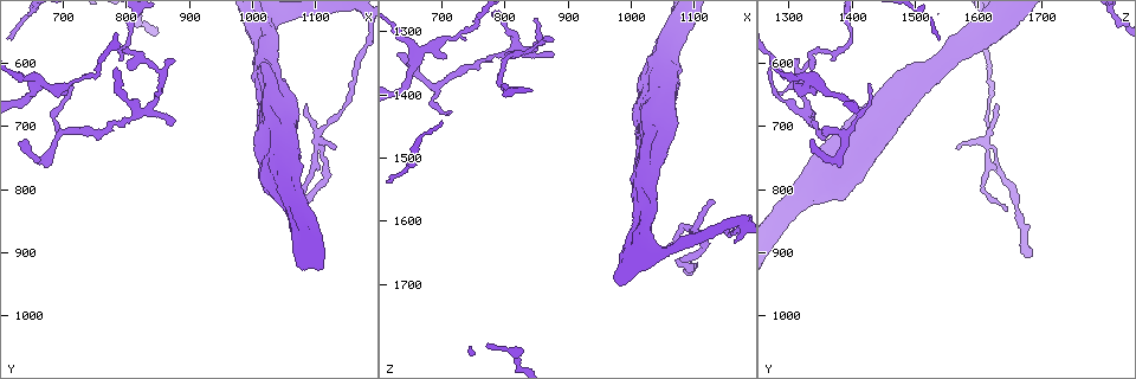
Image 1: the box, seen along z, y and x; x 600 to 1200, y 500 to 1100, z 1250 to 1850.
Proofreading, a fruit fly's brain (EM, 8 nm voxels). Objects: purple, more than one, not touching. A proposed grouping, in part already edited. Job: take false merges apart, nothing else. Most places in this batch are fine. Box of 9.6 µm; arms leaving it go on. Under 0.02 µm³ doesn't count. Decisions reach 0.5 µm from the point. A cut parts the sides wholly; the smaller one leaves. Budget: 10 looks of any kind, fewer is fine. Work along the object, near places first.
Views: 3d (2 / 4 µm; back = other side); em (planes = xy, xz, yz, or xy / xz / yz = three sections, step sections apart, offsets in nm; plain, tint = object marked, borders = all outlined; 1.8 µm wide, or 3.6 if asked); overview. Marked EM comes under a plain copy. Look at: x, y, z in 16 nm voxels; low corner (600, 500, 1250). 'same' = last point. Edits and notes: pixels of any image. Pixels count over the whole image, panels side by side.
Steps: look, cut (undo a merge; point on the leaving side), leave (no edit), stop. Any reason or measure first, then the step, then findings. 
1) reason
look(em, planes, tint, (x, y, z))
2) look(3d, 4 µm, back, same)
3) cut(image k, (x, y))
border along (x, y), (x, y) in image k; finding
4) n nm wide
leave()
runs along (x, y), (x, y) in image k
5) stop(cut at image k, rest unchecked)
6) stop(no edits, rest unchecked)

thick turns thin
look(3d, 4 µm, (665, 625, 1335))

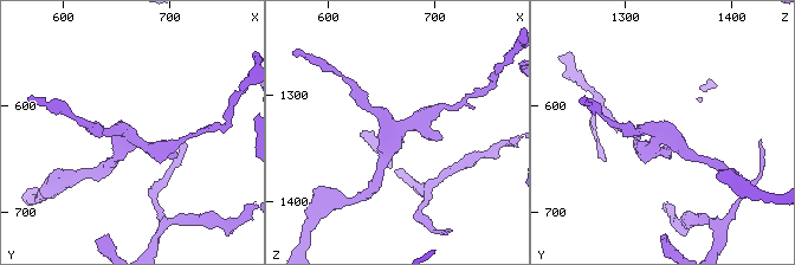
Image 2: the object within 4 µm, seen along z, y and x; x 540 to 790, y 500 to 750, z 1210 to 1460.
look(em, yz, step 8, tint, (666, 628, 1338))

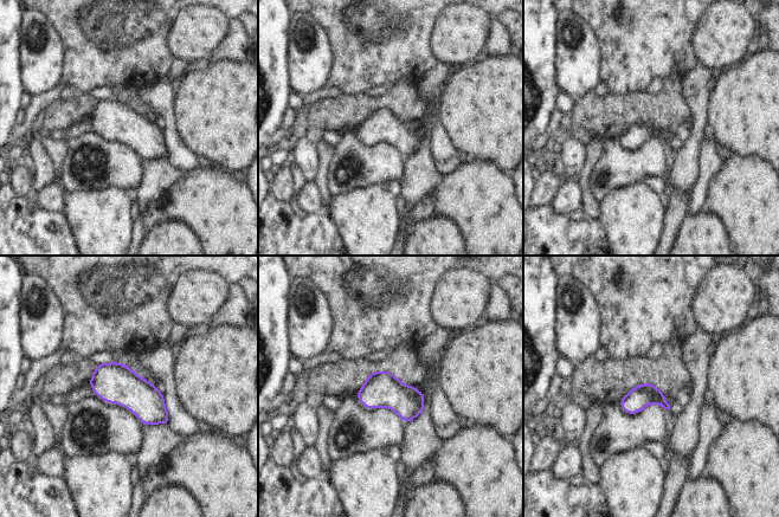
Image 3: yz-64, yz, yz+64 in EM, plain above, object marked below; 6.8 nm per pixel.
look(em, planes, tint, same)

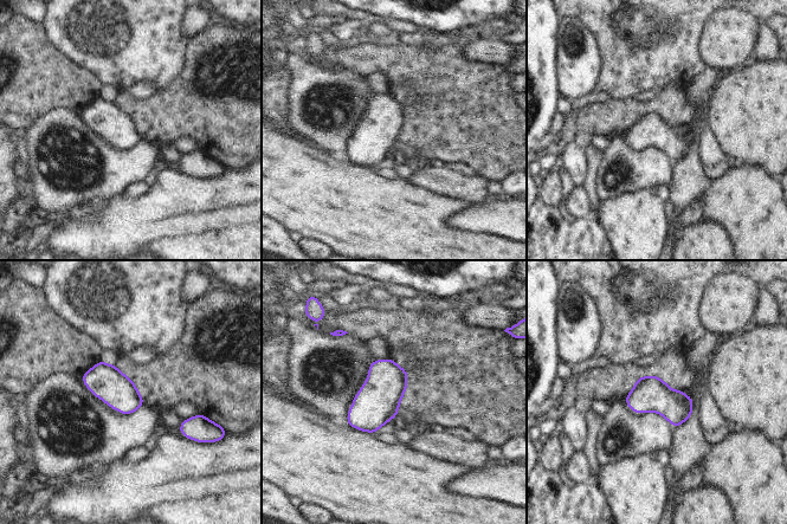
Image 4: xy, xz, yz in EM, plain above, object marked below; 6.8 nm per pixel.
leave()
one neuron here

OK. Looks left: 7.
abrupt turn
look(3d, 2 µm, (800, 565, 1395))

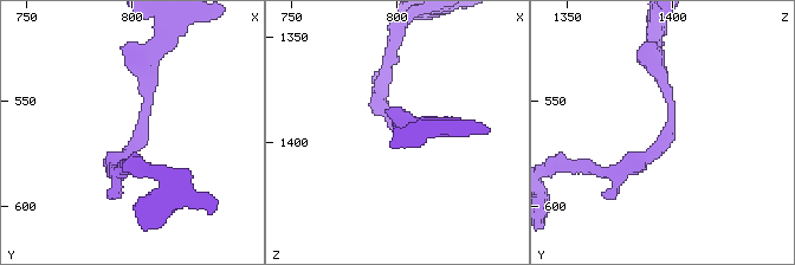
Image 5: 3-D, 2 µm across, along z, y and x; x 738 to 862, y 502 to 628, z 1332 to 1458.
shape alone is not enough
look(em, xz, step 4, tint, (802, 568, 1395))

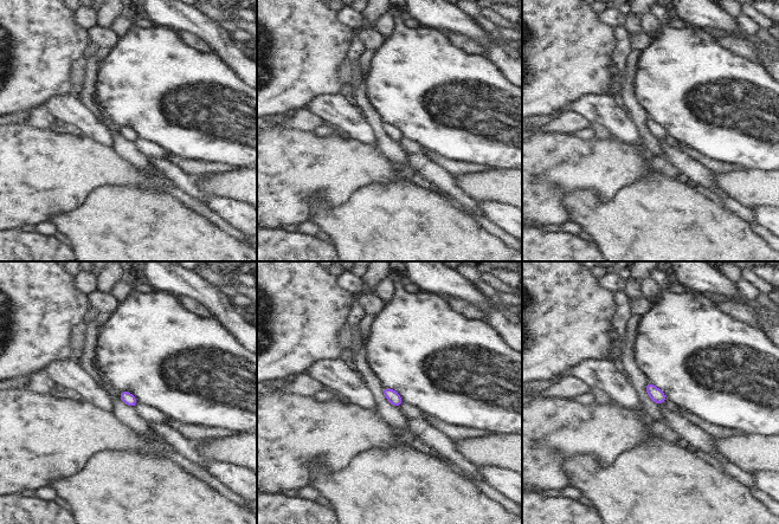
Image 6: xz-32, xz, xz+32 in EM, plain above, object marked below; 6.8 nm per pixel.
90 nm wide
leave()
one neuron here

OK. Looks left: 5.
abrupt turn
look(em, planes, tint, (855, 620, 1320))

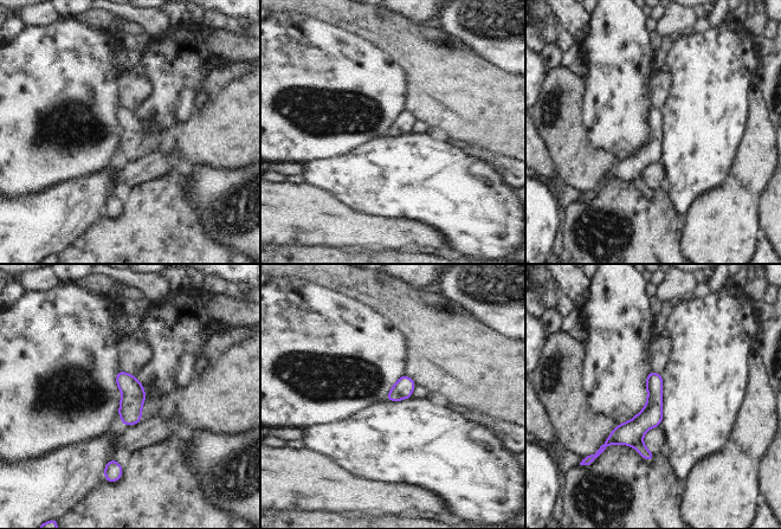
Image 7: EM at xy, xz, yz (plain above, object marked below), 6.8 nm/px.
leave()
continuous, no second neuron

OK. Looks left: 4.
sharp bend
look(em, xz, step 4, tint, (670, 750, 1380))

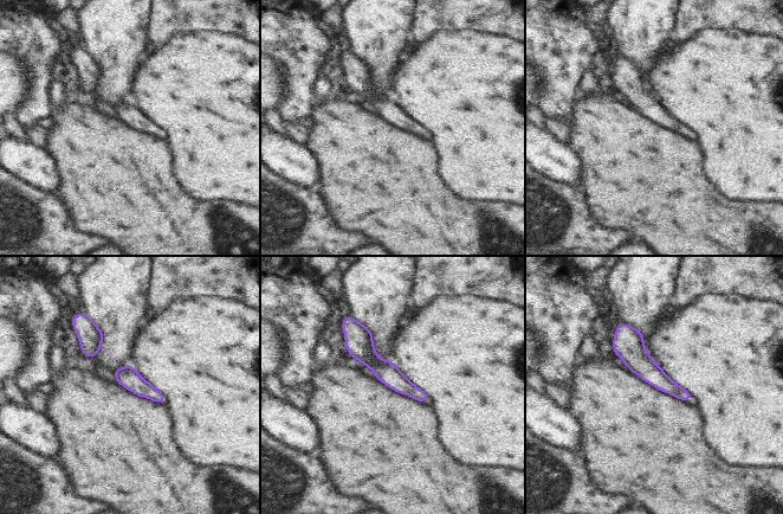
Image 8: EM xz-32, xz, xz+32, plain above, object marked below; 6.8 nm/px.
leave()
runs along (356, 328), (360, 346), (422, 398) in image 8; continuous, no second neuron

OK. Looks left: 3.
stop(no edits, rest unchecked)

